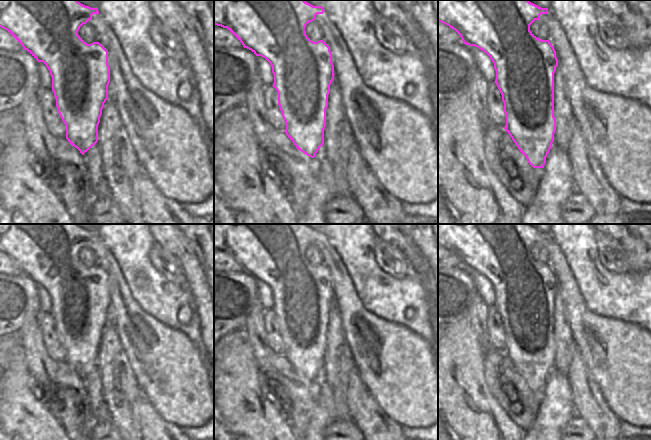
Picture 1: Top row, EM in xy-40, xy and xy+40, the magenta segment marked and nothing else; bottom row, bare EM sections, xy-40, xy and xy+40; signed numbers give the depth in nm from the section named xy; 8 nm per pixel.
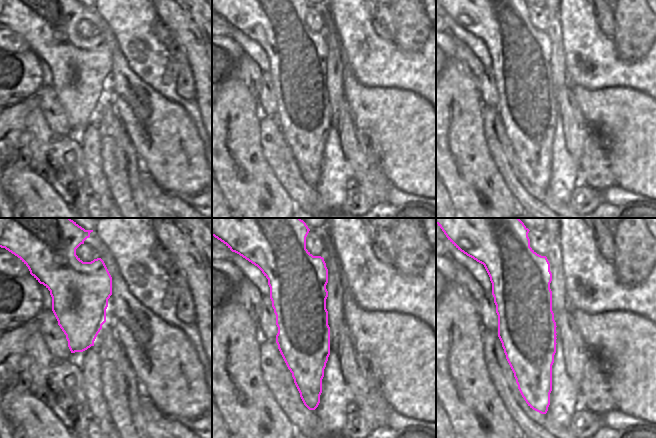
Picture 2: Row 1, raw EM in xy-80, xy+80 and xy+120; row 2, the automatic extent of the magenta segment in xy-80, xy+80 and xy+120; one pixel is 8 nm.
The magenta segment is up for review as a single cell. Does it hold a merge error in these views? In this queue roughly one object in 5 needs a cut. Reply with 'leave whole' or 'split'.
leave whole

